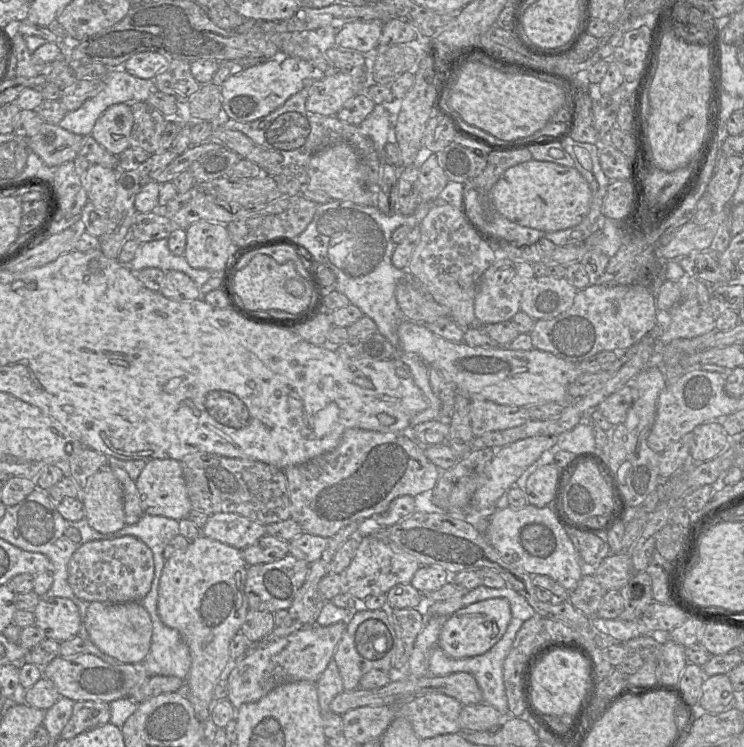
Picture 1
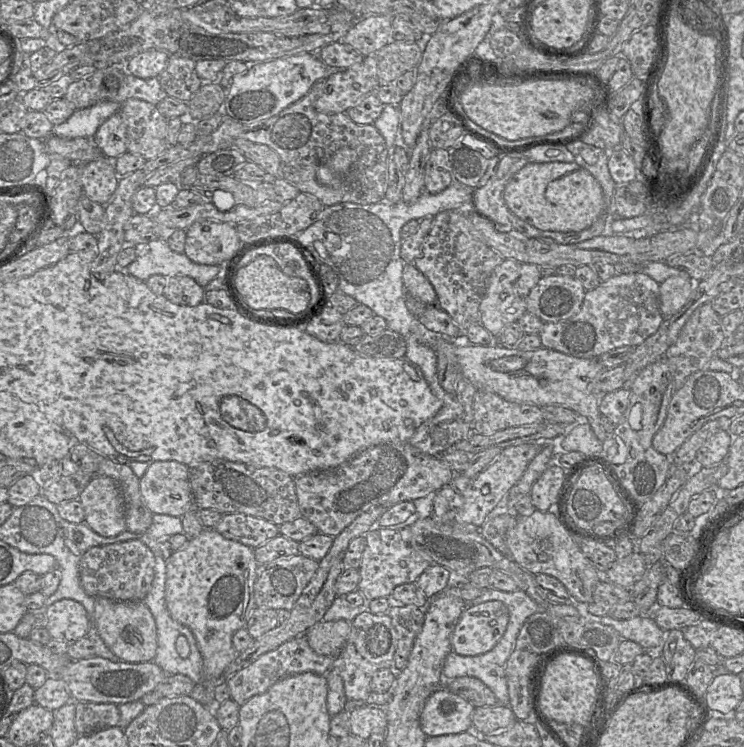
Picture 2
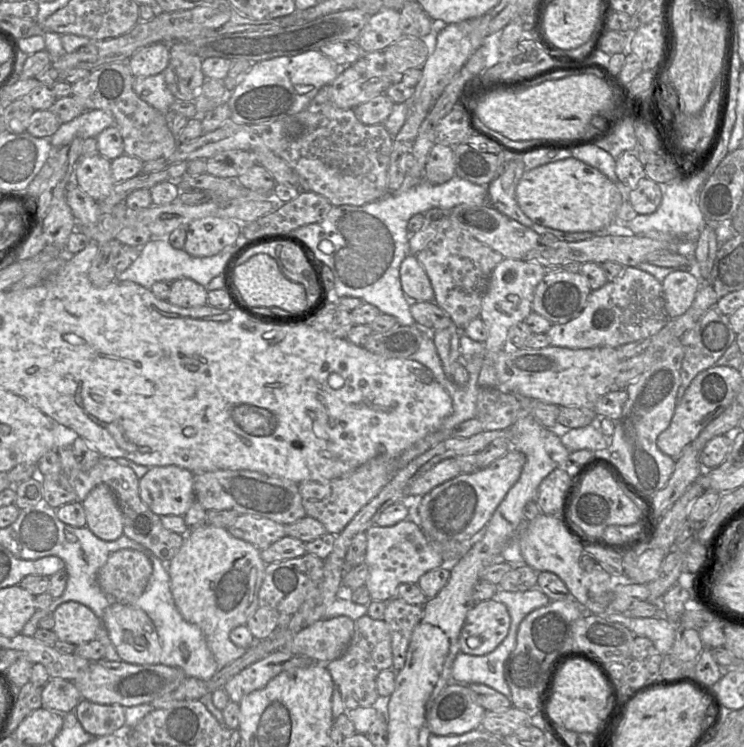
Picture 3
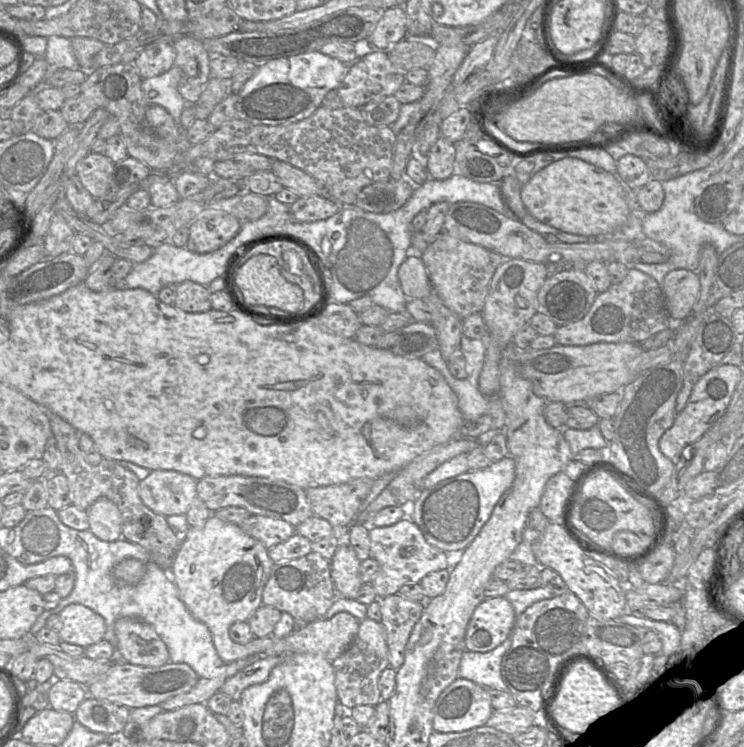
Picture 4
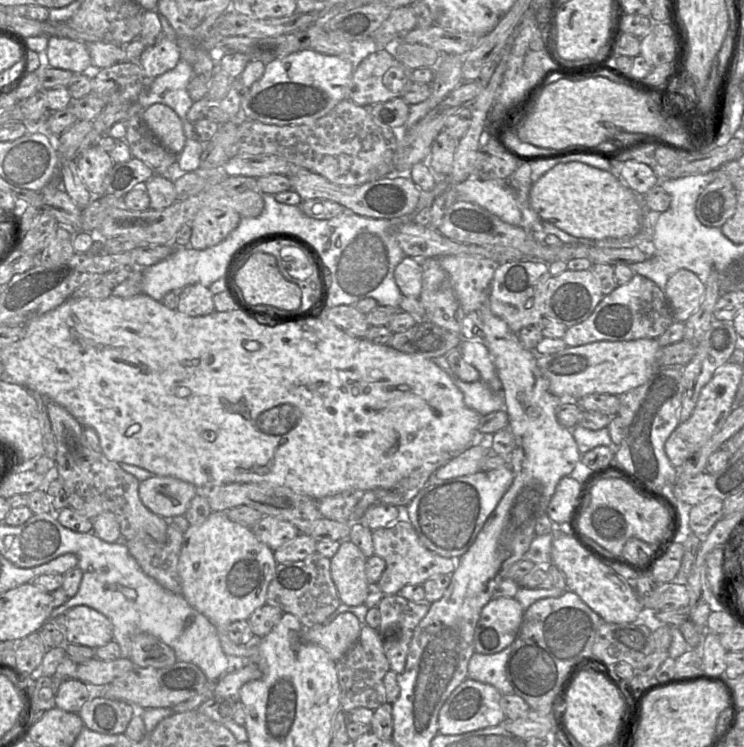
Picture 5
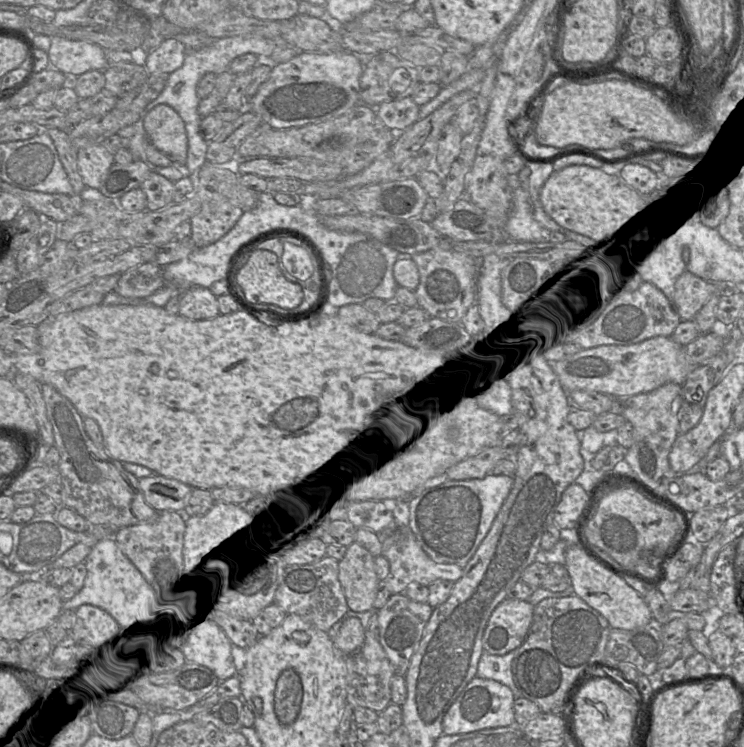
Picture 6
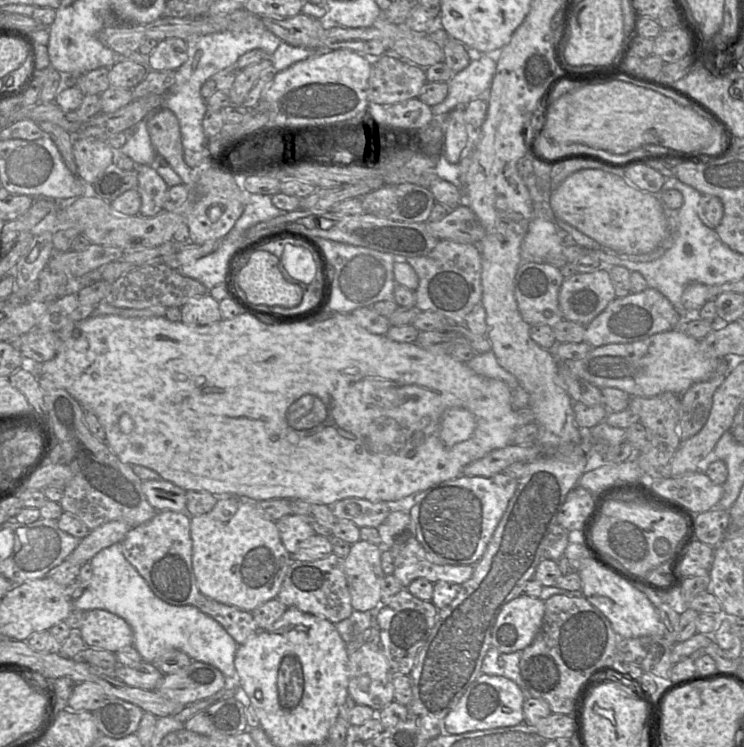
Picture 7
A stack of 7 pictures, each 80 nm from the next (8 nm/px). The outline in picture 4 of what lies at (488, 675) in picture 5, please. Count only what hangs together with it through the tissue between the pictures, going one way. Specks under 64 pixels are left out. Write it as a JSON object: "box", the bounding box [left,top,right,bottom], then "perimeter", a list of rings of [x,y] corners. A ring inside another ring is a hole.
{"box":[459,636,511,692],"perimeter":[[[509,636],[501,645],[489,652],[465,651],[459,666],[459,677],[471,680],[483,687],[509,692],[502,673],[503,657],[511,647]]]}

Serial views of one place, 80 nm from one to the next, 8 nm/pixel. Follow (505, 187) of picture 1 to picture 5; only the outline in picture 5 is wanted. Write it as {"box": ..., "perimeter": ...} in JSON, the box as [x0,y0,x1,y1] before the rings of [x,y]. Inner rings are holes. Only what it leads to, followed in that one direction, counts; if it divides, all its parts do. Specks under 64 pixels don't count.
{"box":[529,161,643,240],"perimeter":[[[576,161],[555,165],[532,184],[529,191],[529,203],[542,220],[576,238],[600,240],[634,236],[637,234],[639,222],[643,220],[637,193],[623,186],[609,171]]]}

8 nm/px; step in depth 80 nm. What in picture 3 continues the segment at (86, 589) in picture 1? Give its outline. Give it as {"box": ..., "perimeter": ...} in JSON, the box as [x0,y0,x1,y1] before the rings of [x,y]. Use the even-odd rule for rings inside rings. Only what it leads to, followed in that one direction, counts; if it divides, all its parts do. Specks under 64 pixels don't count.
{"box":[98,549,152,604],"perimeter":[[[121,549],[111,553],[98,572],[98,584],[102,591],[115,601],[132,604],[146,589],[152,574],[152,562],[142,552]]]}

